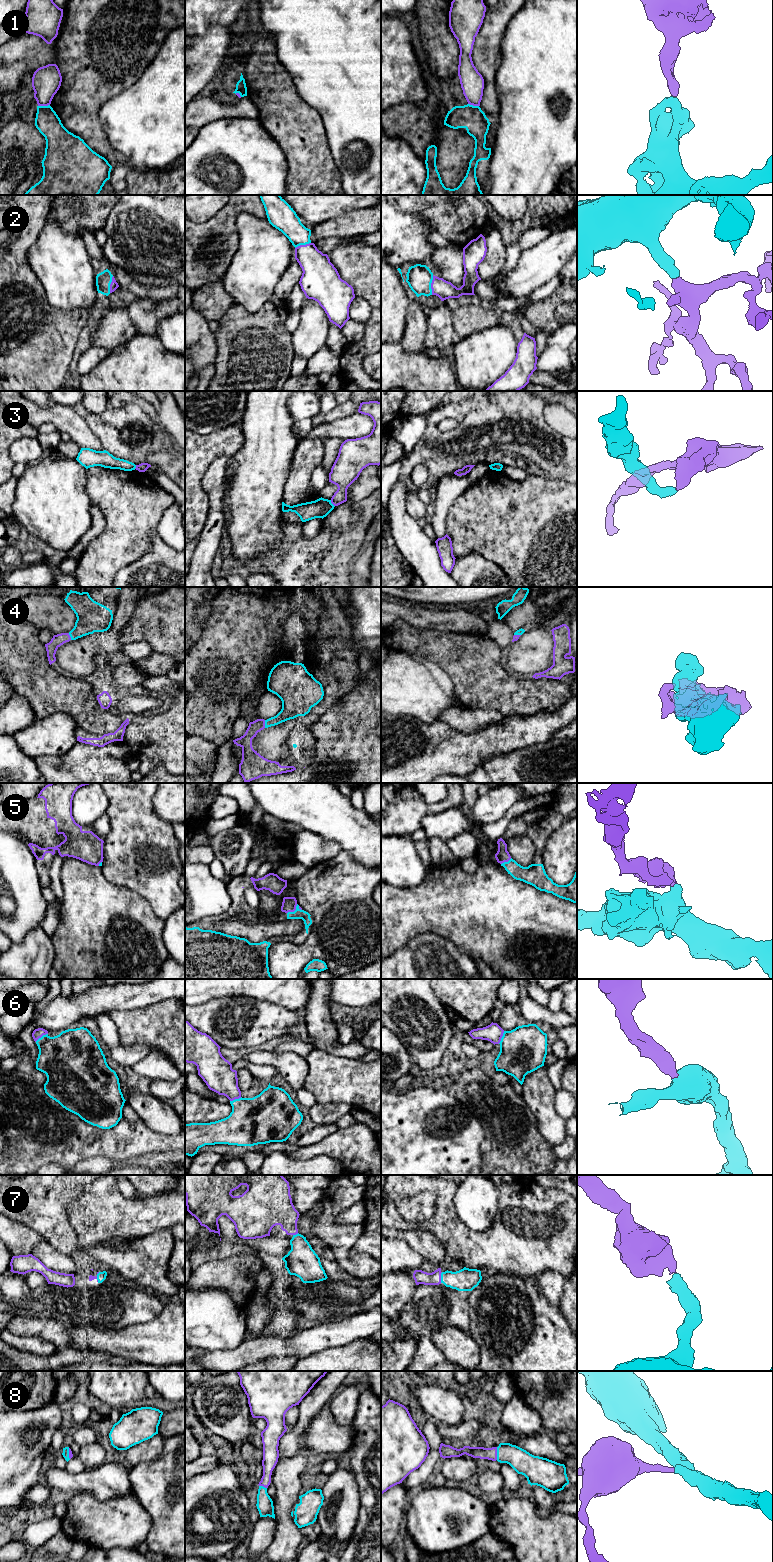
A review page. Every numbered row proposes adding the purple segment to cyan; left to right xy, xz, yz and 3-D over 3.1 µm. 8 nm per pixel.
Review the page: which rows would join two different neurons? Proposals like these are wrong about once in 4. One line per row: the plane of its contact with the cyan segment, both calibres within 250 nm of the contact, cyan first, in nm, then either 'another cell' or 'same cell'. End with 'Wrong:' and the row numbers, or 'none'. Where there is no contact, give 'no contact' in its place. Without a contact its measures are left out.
1: meets cyan in xy; 200 nm thick on the cyan side, 240 nm on the other; another cell
2: meets cyan in yz; 200 nm thick on the cyan side, 150 nm on the other; same cell
3: meets cyan in xz; 160 nm thick on the cyan side, 200 nm on the other; another cell
4: meets cyan in xz; 160 nm thick on the cyan side, 110 nm on the other; same cell
5: meets cyan in xz; 80 nm thick on the cyan side, 120 nm on the other; same cell
6: meets cyan in yz; 380 nm thick on the cyan side, 140 nm on the other; same cell
7: meets cyan in yz; 180 nm thick on the cyan side, 110 nm on the other; same cell
8: meets cyan in yz; 180 nm thick on the cyan side, 100 nm on the other; same cell
Wrong: 1, 3

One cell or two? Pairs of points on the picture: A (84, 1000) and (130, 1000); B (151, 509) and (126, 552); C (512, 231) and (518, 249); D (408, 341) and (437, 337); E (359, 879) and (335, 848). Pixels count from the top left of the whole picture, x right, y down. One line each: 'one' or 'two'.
A: one
B: one
C: two
D: two
E: two

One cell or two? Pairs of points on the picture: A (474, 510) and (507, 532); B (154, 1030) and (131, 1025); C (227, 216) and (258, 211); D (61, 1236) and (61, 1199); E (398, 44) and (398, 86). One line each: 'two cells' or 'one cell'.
A: one cell
B: one cell
C: one cell
D: one cell
E: one cell

